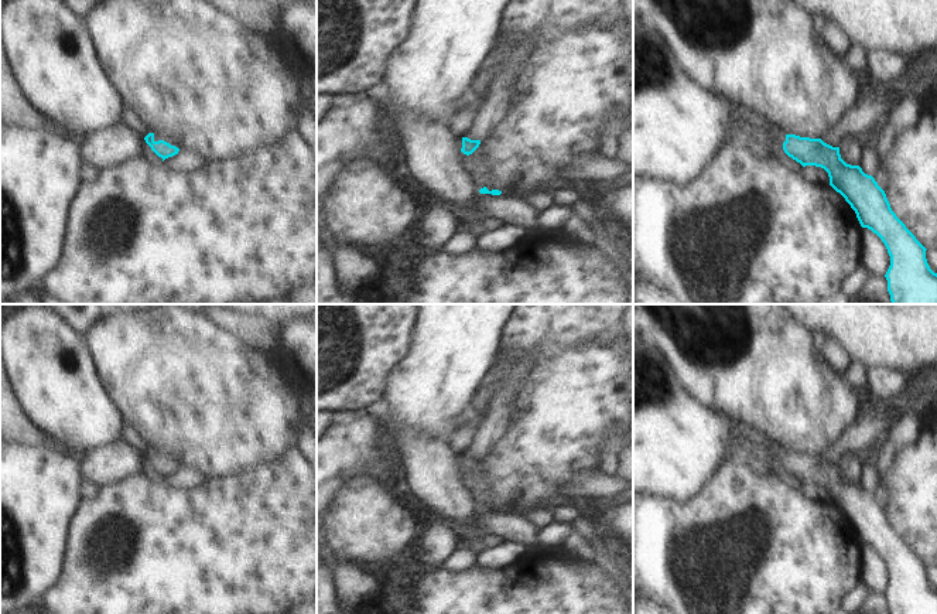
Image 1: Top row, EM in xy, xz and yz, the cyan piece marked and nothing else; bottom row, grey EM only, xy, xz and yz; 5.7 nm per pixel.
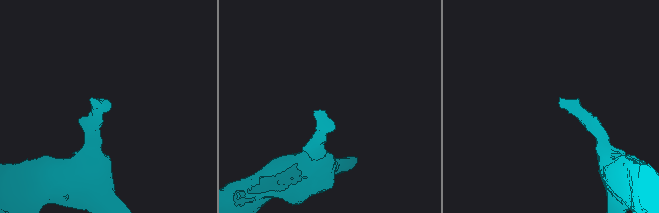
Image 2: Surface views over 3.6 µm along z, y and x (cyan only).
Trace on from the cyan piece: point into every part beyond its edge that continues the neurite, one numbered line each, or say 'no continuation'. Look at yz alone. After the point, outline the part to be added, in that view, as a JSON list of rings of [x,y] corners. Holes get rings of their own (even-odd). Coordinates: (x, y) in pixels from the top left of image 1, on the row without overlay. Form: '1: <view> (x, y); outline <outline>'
1: yz (778, 453); outline [[[772,446],[767,448],[772,453],[773,458],[783,463],[783,460],[786,458],[786,450],[780,448],[779,446]]]

